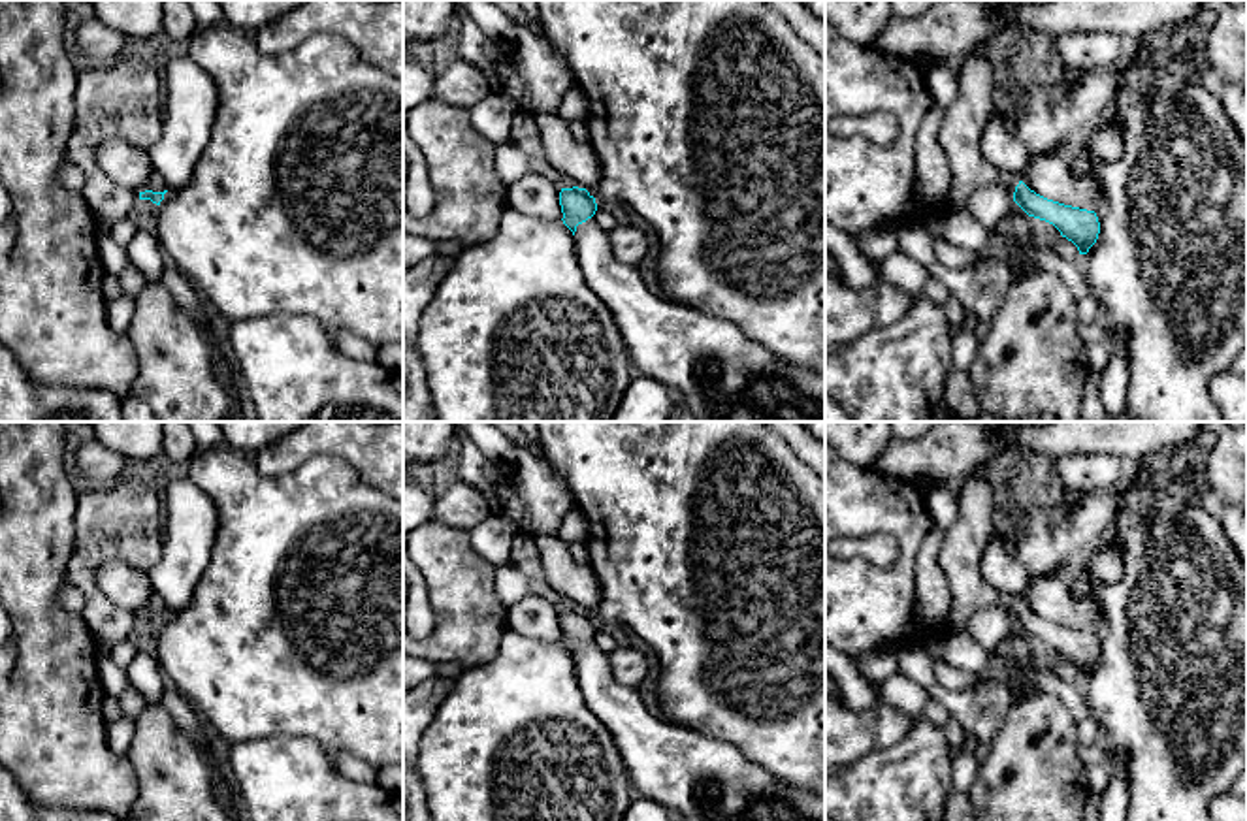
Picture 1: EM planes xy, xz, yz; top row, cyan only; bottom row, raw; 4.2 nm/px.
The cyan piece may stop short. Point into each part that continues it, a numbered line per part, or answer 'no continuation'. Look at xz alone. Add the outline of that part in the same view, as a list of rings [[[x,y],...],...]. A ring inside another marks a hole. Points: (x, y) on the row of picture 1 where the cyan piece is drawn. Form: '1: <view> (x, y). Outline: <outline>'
no continuation

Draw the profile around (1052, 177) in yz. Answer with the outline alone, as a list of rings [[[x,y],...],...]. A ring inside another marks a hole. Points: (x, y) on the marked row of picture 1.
[[[1068,154],[1032,156],[1021,181],[1047,200],[1087,211],[1100,194],[1096,179],[1074,175]]]

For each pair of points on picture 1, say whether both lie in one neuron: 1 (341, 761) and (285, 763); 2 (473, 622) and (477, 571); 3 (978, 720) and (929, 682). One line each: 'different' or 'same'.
1: different
2: same
3: same

